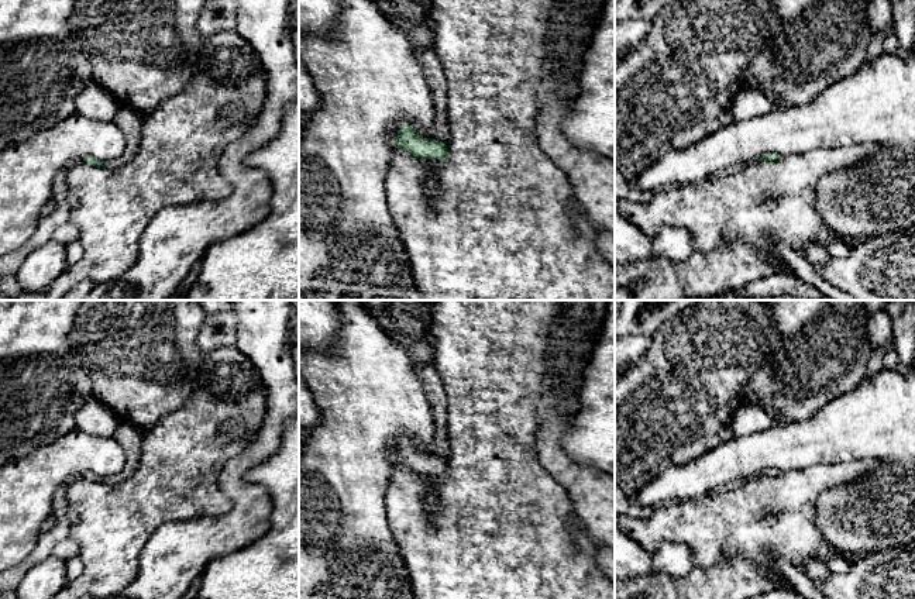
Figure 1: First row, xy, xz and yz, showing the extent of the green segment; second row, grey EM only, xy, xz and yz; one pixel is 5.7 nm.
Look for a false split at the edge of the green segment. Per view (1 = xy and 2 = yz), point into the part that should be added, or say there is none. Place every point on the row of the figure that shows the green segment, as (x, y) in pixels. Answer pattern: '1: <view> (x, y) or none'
1: none
2: none

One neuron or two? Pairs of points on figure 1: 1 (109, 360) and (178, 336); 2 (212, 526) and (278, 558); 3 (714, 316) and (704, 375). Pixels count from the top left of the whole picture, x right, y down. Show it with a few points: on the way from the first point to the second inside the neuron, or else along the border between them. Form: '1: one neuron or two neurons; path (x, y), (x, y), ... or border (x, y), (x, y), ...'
1: one neuron; path (126, 343), (133, 336), (161, 336)
2: two neurons; border (271, 520), (271, 526), (258, 539), (217, 557)
3: one neuron; path (714, 330), (714, 344), (705, 354), (704, 361)

